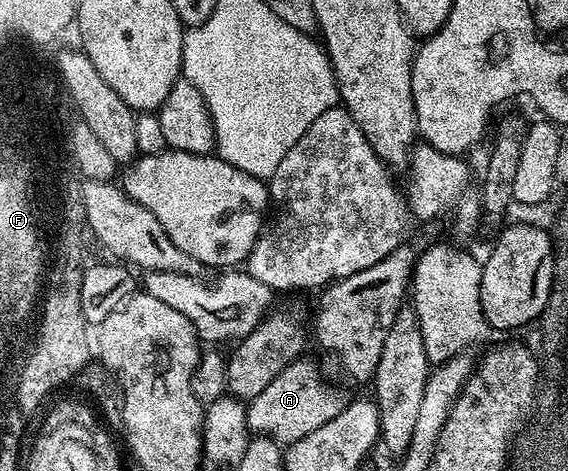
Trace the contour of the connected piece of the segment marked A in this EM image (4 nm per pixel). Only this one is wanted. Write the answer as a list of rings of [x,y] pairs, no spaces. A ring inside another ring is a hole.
[[[298,358],[285,367],[282,372],[275,374],[275,379],[267,385],[267,390],[246,407],[247,426],[250,433],[257,436],[268,436],[279,446],[288,446],[299,442],[299,438],[307,438],[314,430],[319,430],[335,414],[347,407],[346,397],[341,397],[335,389],[329,388],[327,381],[321,377],[321,372],[306,358]]]

